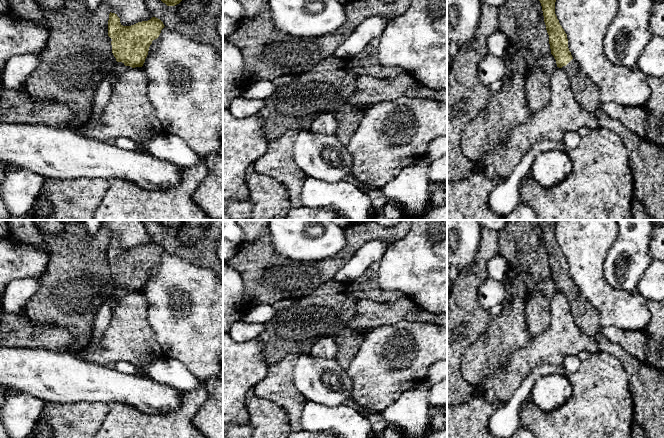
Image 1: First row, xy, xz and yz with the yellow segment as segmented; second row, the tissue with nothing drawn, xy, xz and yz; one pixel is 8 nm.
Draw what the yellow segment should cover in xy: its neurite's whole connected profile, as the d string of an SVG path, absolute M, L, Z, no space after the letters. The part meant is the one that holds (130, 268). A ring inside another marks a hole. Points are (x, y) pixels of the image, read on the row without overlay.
M110 236L108 260L112 263L112 277L117 285L112 304L119 303L131 292L143 290L152 265L159 261L164 251L163 246L156 241L123 250L117 238Z

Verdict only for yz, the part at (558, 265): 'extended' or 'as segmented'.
extended

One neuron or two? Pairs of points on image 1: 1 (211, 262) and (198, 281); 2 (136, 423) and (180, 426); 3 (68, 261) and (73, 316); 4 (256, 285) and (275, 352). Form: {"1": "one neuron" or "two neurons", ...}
{"1": "two neurons", "2": "one neuron", "3": "one neuron", "4": "two neurons"}

